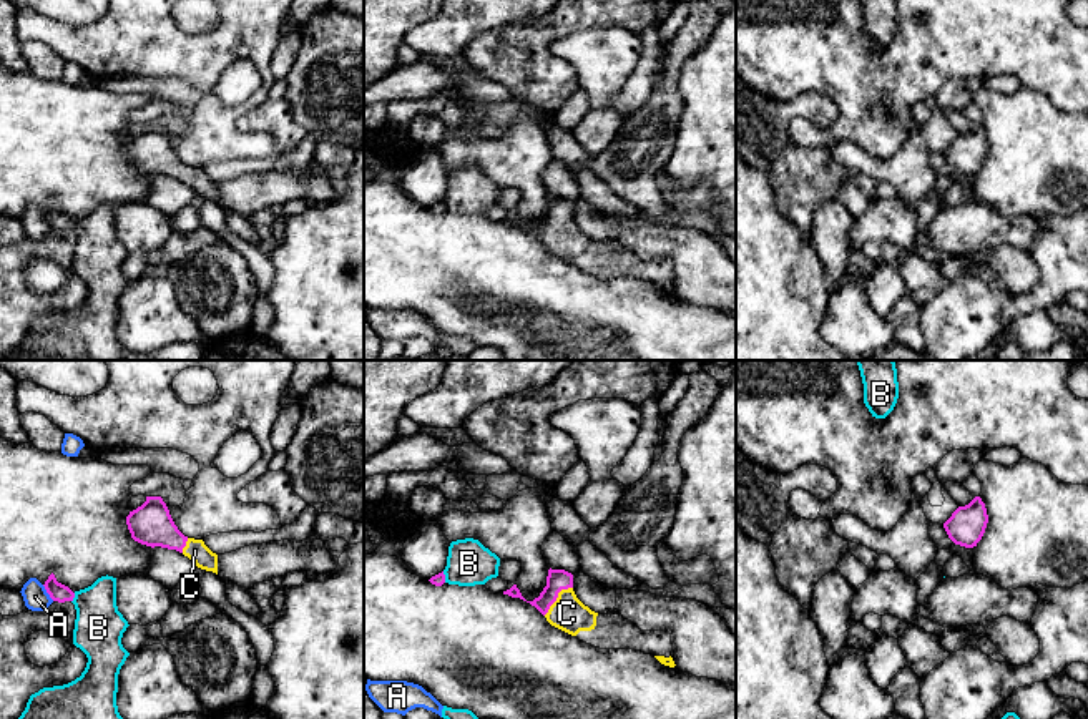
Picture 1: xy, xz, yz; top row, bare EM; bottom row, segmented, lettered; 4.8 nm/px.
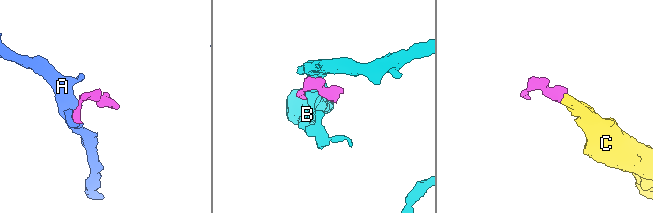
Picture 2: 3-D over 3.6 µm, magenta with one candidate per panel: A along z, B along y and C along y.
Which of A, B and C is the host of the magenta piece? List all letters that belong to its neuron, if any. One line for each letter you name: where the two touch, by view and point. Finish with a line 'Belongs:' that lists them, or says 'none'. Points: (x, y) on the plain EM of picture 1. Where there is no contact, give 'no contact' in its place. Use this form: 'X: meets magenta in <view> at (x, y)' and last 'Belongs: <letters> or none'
C: meets magenta in xz at (557, 224)
Belongs: C

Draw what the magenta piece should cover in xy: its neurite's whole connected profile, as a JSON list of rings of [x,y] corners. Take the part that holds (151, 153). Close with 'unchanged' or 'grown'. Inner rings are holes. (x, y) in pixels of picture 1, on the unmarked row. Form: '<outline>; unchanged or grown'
[[[146,125],[146,130],[126,144],[131,166],[146,174],[176,178],[198,196],[218,203],[218,183],[203,168],[184,164],[174,153],[161,125]]]; grown

